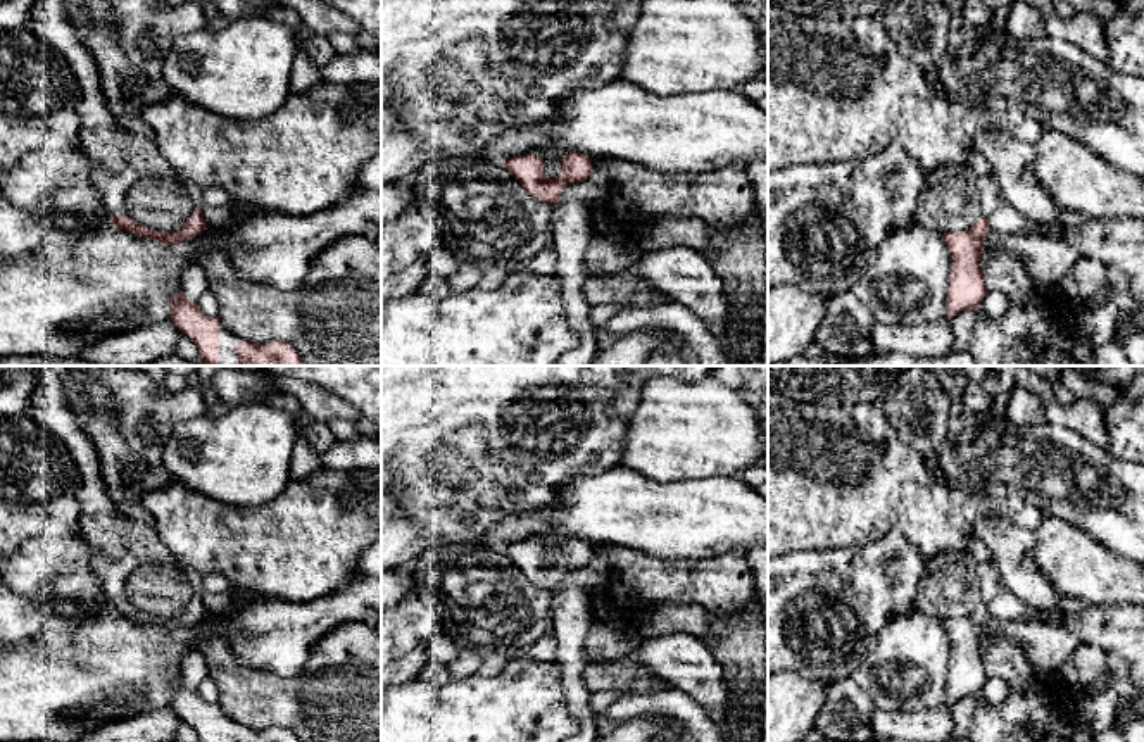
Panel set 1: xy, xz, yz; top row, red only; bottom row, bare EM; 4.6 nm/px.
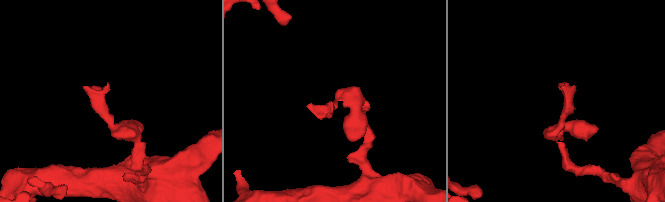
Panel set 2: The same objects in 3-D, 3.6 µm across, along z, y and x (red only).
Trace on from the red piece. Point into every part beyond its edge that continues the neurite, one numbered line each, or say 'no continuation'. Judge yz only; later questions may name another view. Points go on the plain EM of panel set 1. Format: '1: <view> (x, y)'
1: yz (956, 584)

